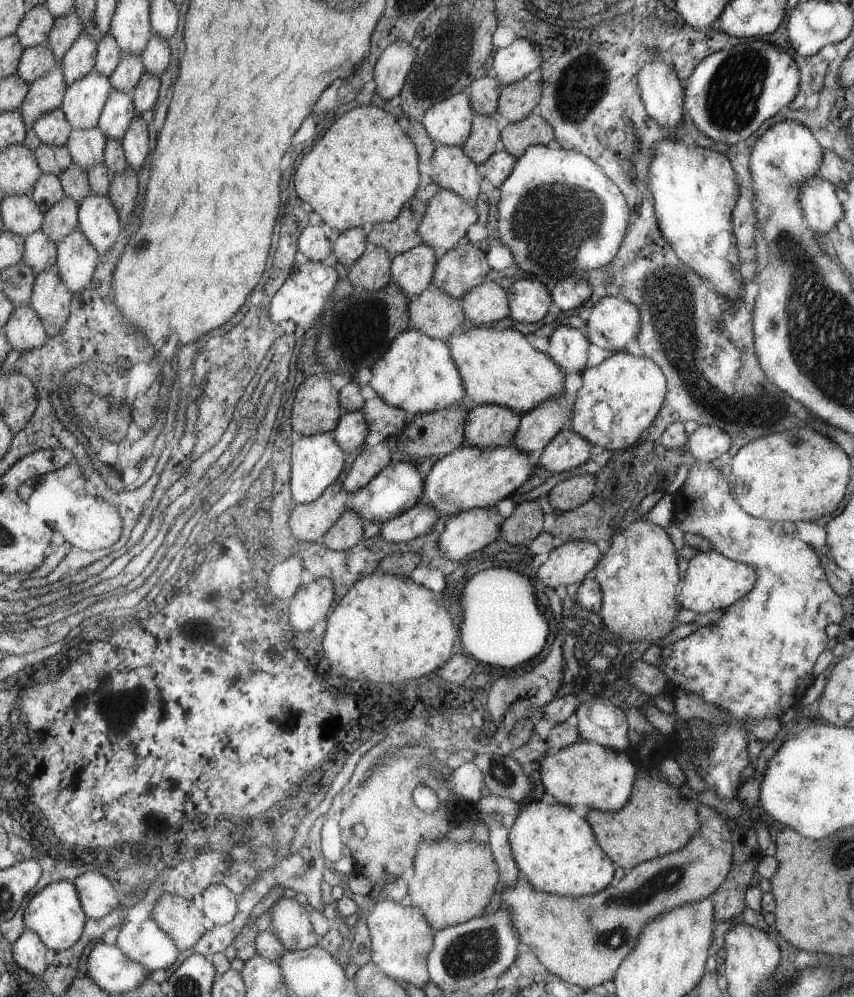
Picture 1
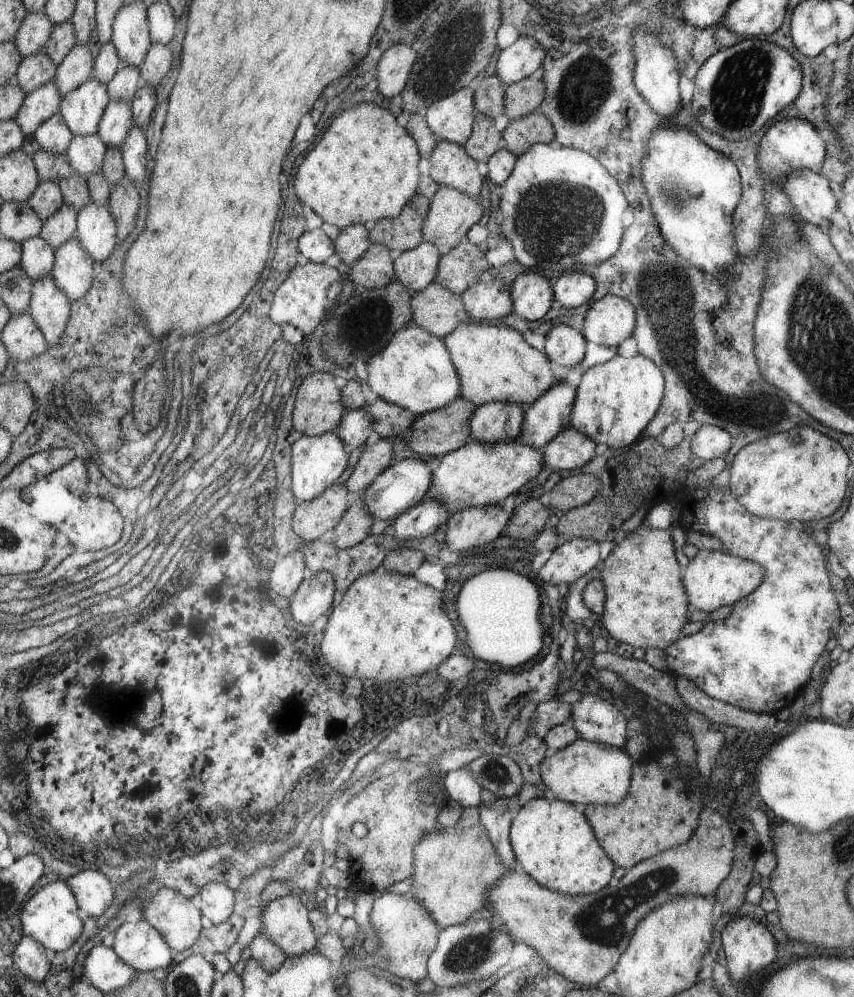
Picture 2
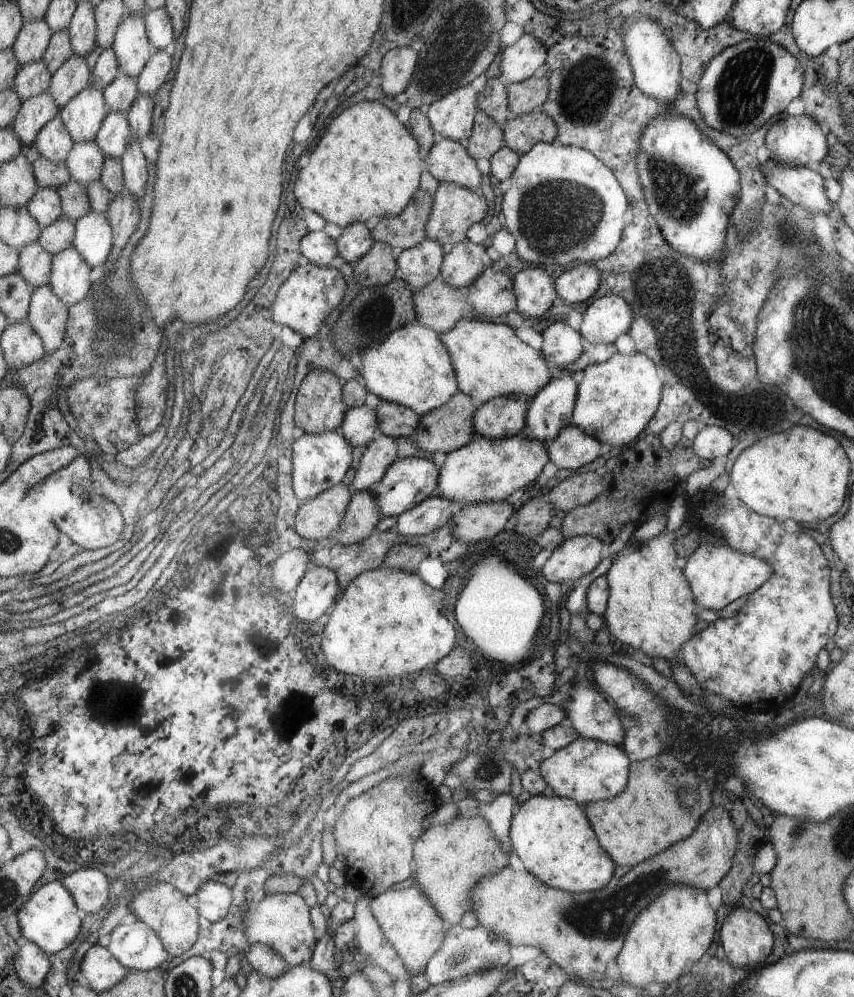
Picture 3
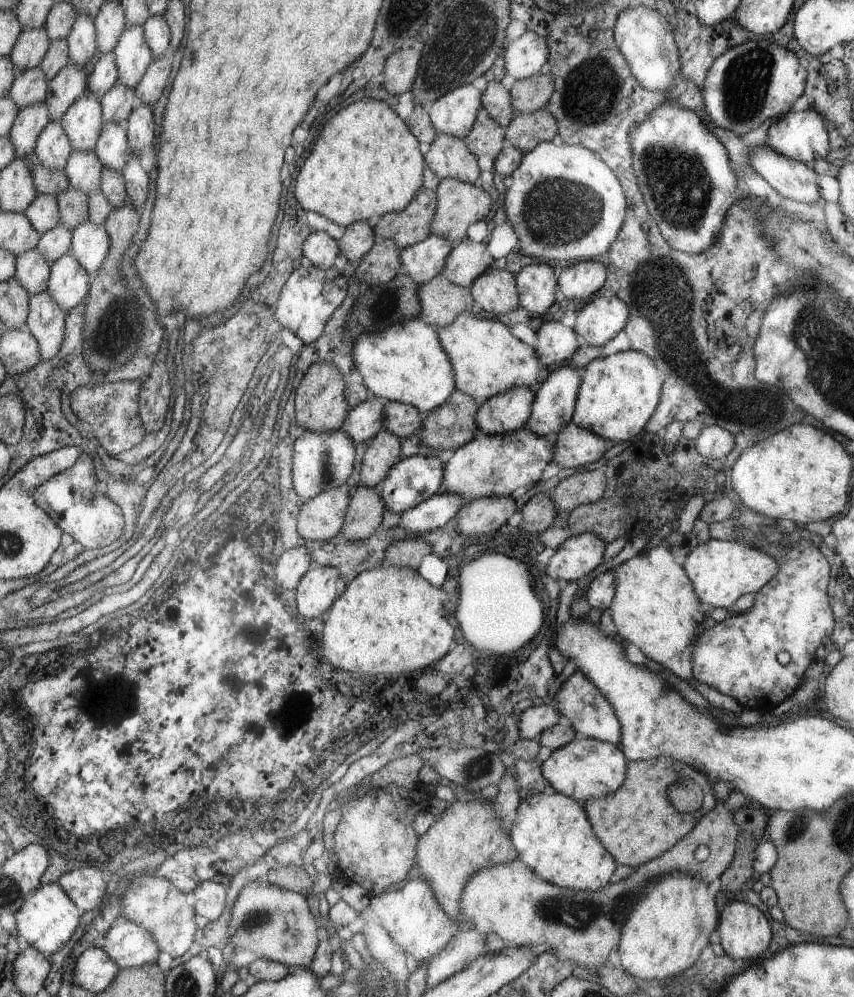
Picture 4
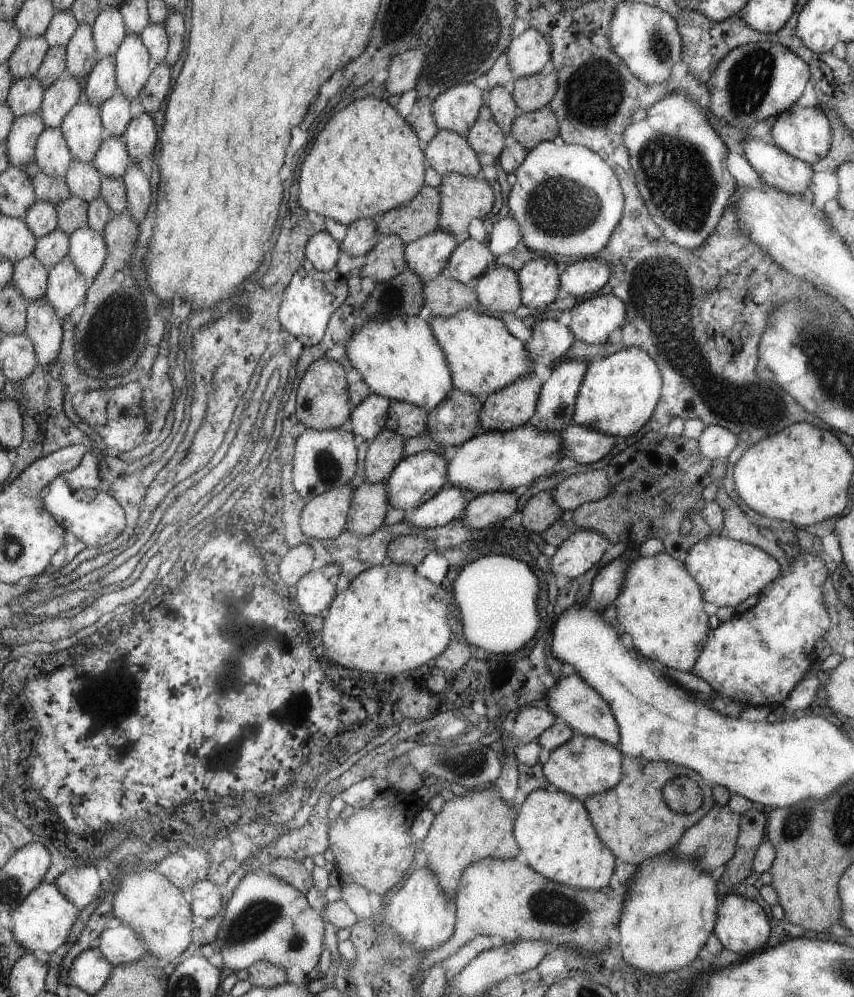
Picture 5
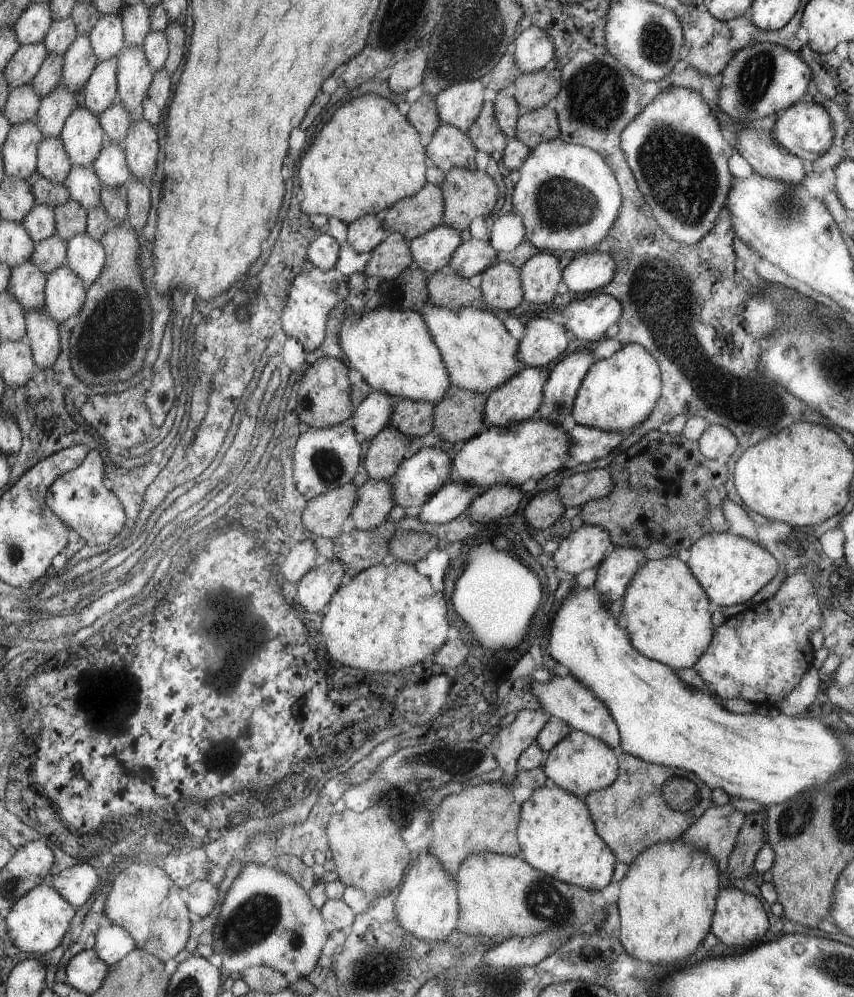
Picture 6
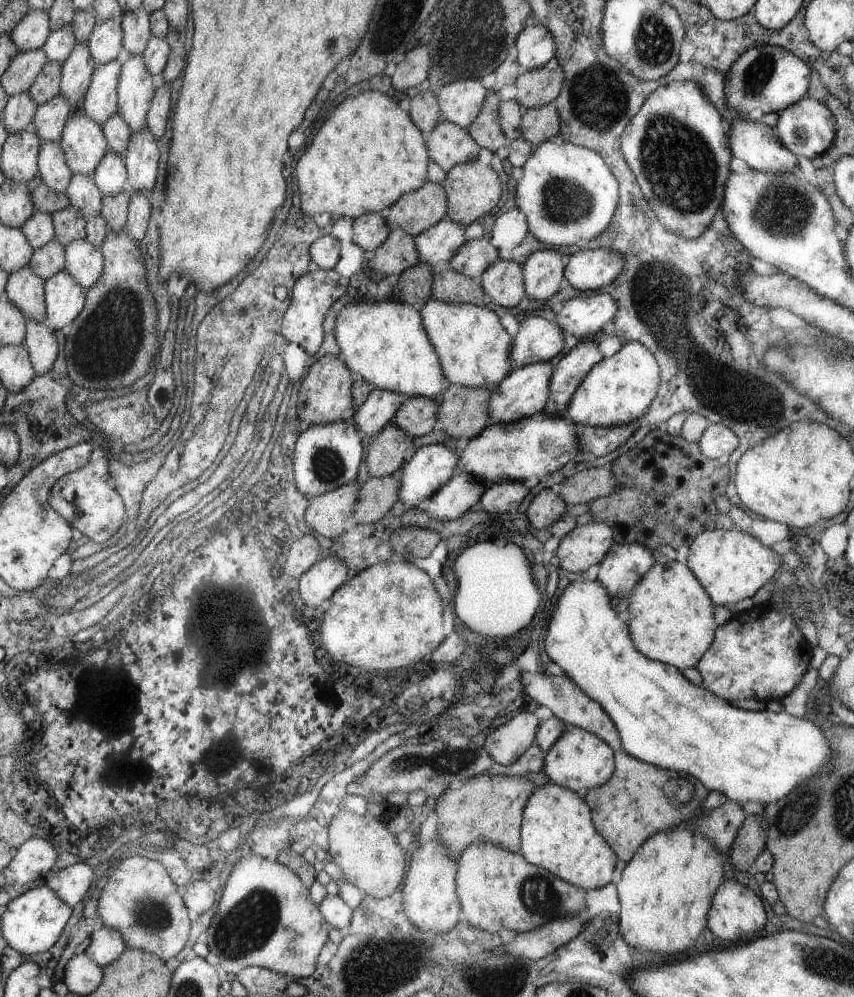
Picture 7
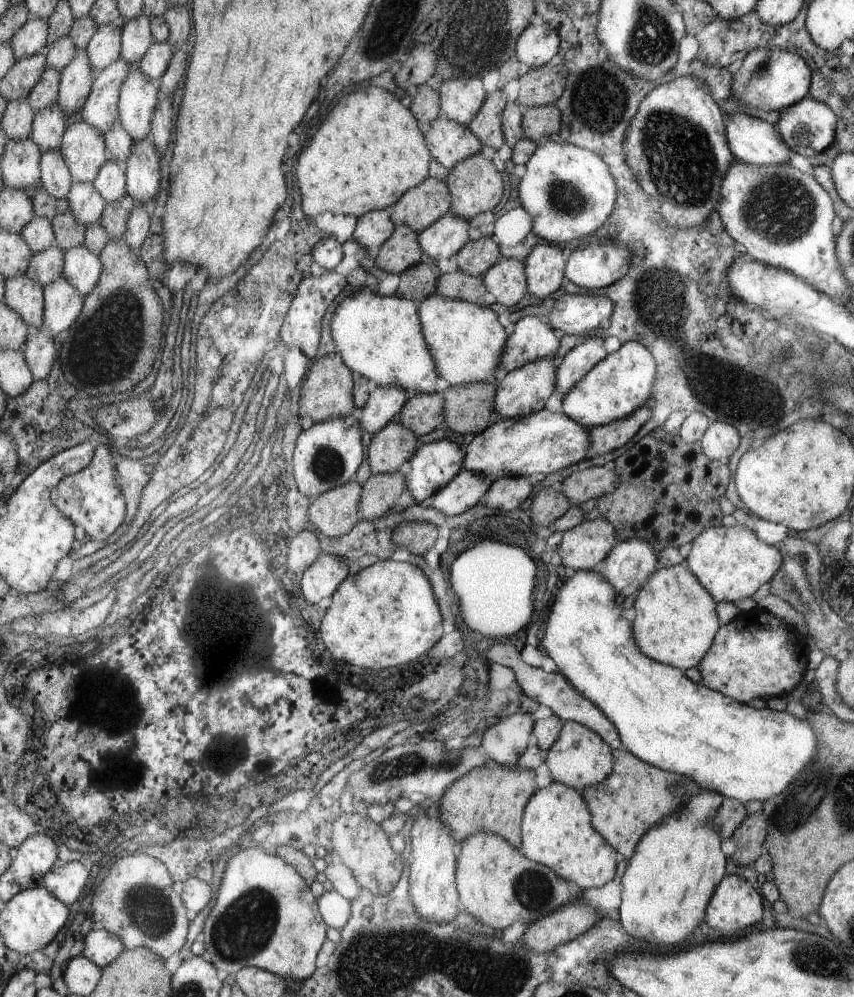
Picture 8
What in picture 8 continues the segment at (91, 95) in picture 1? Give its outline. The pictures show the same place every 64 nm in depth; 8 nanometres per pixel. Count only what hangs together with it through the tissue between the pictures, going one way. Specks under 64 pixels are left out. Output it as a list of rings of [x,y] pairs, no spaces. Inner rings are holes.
[[[84,121],[66,129],[59,150],[74,181],[93,184],[102,165],[110,160],[103,135]]]

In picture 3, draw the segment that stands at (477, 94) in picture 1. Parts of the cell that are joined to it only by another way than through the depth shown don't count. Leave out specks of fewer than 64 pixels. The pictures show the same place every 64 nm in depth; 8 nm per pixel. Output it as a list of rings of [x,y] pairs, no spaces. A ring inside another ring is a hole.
[[[496,77],[487,79],[484,90],[478,93],[480,108],[500,124],[506,124],[515,114],[510,110],[507,88]]]

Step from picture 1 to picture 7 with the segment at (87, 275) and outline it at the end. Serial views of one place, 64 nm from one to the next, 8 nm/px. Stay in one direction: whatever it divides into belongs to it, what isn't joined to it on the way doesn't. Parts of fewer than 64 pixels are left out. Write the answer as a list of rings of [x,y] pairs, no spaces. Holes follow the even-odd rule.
[[[66,270],[48,278],[44,290],[45,324],[59,333],[81,315],[88,290]]]

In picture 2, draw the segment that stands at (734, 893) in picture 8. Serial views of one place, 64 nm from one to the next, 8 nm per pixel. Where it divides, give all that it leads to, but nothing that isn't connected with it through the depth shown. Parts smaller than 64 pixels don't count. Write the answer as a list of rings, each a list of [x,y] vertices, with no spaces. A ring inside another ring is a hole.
[[[750,916],[736,917],[726,924],[722,930],[722,946],[726,953],[726,970],[732,974],[734,980],[764,976],[764,972],[770,972],[770,966],[778,956],[778,946],[774,936],[768,932],[768,928],[764,924],[756,922]]]

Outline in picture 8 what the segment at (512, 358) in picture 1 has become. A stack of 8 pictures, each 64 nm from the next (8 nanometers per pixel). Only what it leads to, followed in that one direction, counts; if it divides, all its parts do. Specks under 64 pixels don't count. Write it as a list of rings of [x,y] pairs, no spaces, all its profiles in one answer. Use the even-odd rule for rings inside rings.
[[[431,294],[420,303],[419,318],[438,374],[451,386],[498,381],[502,375],[501,358],[510,334],[506,334],[507,330],[502,328],[490,308]]]

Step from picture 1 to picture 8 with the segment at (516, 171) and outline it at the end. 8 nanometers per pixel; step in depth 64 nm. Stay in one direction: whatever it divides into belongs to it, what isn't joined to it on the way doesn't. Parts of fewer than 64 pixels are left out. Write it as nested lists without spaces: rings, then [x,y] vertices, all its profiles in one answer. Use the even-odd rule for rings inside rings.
[[[545,140],[526,163],[527,171],[518,184],[520,203],[542,241],[586,240],[605,224],[614,208],[617,186],[600,156],[576,145]]]

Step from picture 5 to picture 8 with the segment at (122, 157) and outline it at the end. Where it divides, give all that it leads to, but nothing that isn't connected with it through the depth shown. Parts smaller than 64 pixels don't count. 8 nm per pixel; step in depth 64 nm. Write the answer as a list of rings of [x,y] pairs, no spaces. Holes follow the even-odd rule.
[[[108,160],[102,165],[93,185],[106,203],[115,203],[127,195],[125,167],[116,161]]]

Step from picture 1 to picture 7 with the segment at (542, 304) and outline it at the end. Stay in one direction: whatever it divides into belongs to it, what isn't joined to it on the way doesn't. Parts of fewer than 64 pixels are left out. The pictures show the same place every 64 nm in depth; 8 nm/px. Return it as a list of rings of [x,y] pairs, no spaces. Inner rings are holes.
[[[550,248],[533,252],[521,265],[525,293],[534,300],[546,302],[560,290],[560,282],[564,280],[562,272],[562,254]]]

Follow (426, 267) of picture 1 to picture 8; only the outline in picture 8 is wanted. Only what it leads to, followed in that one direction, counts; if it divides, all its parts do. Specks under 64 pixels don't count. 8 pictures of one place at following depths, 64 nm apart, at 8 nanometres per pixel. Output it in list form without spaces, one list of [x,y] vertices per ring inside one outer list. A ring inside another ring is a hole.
[[[449,211],[428,229],[420,232],[421,247],[426,258],[438,262],[441,258],[450,258],[460,252],[468,244],[468,221]]]

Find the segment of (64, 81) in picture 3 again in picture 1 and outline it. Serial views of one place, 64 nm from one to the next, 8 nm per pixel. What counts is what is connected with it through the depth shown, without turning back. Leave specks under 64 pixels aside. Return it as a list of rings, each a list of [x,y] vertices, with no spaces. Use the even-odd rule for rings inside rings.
[[[84,32],[81,37],[74,42],[69,53],[62,58],[62,70],[64,70],[64,80],[70,87],[72,82],[84,78],[86,74],[93,71],[95,66],[95,56],[98,42],[88,32]]]

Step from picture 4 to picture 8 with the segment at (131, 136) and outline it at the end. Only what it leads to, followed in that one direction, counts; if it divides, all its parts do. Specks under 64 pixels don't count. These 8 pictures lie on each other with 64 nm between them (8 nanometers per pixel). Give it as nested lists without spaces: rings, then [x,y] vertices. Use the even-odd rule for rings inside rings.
[[[150,138],[134,142],[125,166],[127,194],[138,205],[153,206],[157,194],[161,192],[160,156]]]

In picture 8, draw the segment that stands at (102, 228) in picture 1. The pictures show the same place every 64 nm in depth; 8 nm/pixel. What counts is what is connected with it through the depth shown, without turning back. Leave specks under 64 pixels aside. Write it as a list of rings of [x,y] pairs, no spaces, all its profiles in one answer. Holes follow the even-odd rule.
[[[82,246],[64,253],[61,276],[68,279],[85,296],[90,294],[100,280],[103,264],[100,256]]]

